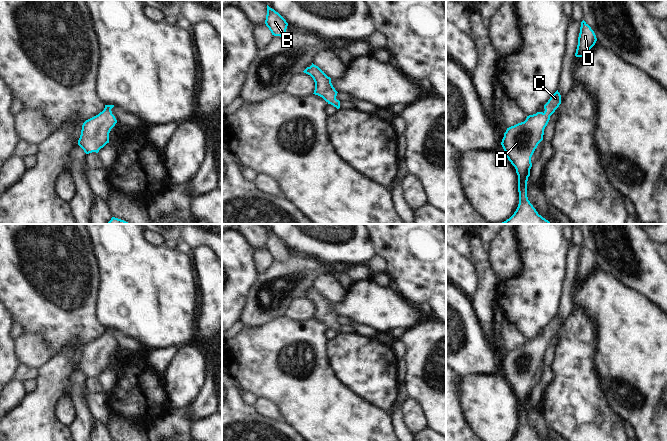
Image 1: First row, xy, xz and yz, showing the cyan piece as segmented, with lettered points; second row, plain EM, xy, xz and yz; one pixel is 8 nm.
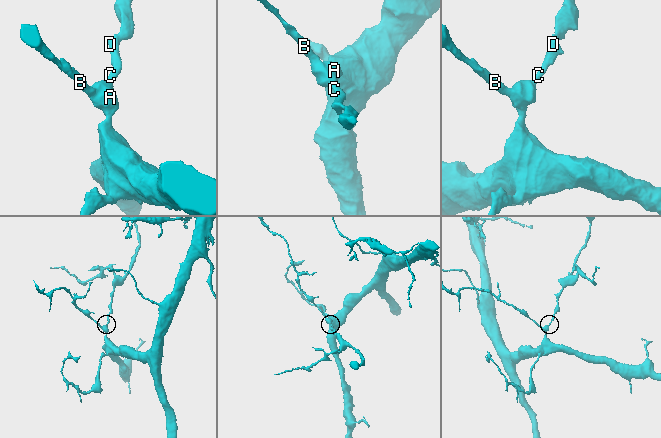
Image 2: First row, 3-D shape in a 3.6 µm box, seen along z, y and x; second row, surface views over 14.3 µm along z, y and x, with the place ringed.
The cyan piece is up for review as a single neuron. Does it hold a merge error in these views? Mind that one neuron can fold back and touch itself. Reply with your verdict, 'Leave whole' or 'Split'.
Leave whole.

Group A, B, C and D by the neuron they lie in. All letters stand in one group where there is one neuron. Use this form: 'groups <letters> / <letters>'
groups A B C D

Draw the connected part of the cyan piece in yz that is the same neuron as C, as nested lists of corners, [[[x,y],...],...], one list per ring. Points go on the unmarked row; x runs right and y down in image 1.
[[[557,314],[544,329],[544,336],[527,340],[524,346],[507,352],[504,357],[501,369],[518,399],[519,428],[511,441],[542,441],[528,424],[527,405],[532,391],[531,381],[543,364],[550,340],[560,328],[561,319]]]

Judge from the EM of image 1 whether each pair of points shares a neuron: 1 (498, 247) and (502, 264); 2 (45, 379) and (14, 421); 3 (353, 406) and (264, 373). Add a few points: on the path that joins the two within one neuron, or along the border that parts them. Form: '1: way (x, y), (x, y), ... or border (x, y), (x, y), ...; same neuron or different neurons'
1: way (502, 251), (502, 260); same neuron
2: way (45, 389), (24, 411); same neuron
3: way (331, 406), (320, 406), (290, 376), (286, 375); same neuron

